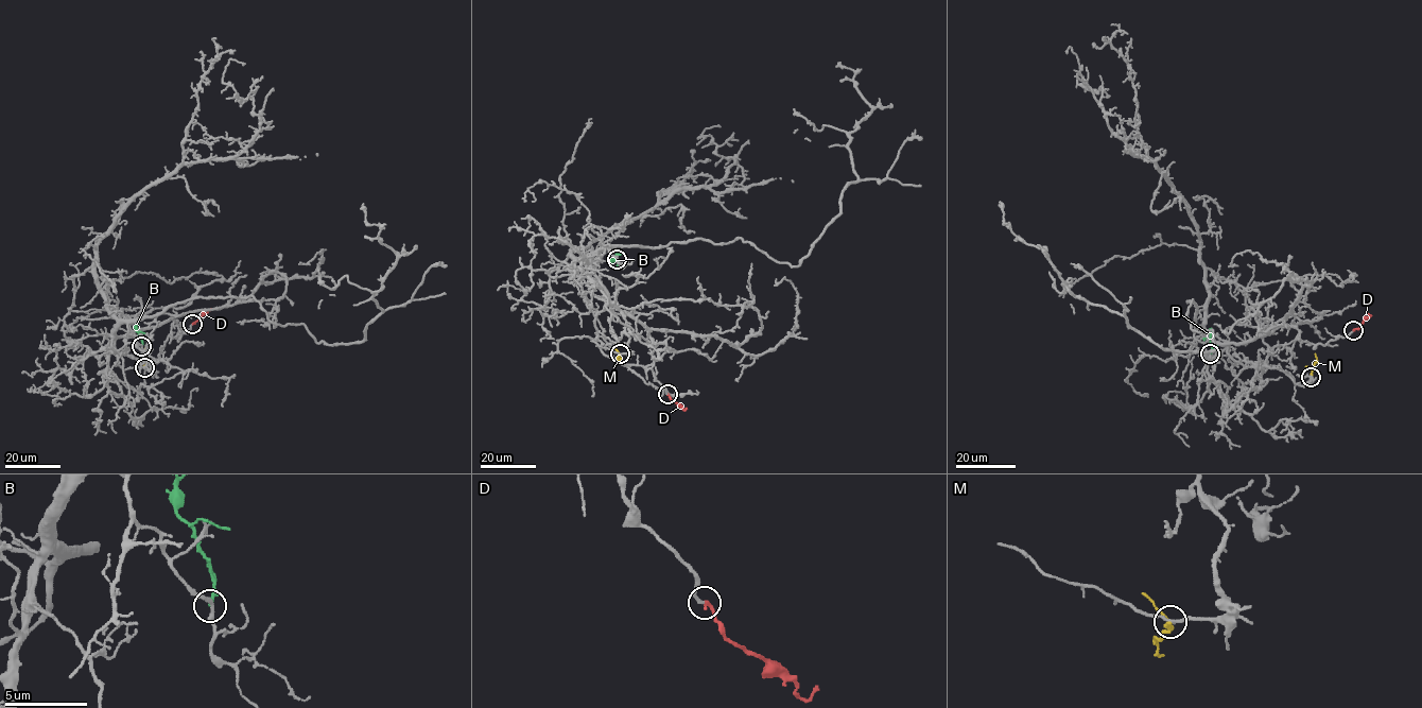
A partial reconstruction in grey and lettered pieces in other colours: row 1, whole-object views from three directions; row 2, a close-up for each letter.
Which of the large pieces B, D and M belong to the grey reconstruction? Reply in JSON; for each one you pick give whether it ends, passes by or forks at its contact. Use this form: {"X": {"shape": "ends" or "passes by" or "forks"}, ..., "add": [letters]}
{"D": {"shape": "ends"}, "add": ["D"]}

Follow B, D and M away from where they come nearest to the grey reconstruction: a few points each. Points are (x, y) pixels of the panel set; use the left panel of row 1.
B: (141, 346), (136, 330), (138, 323)
D: (192, 324), (210, 308)
M: (144, 367), (142, 354), (145, 346)

